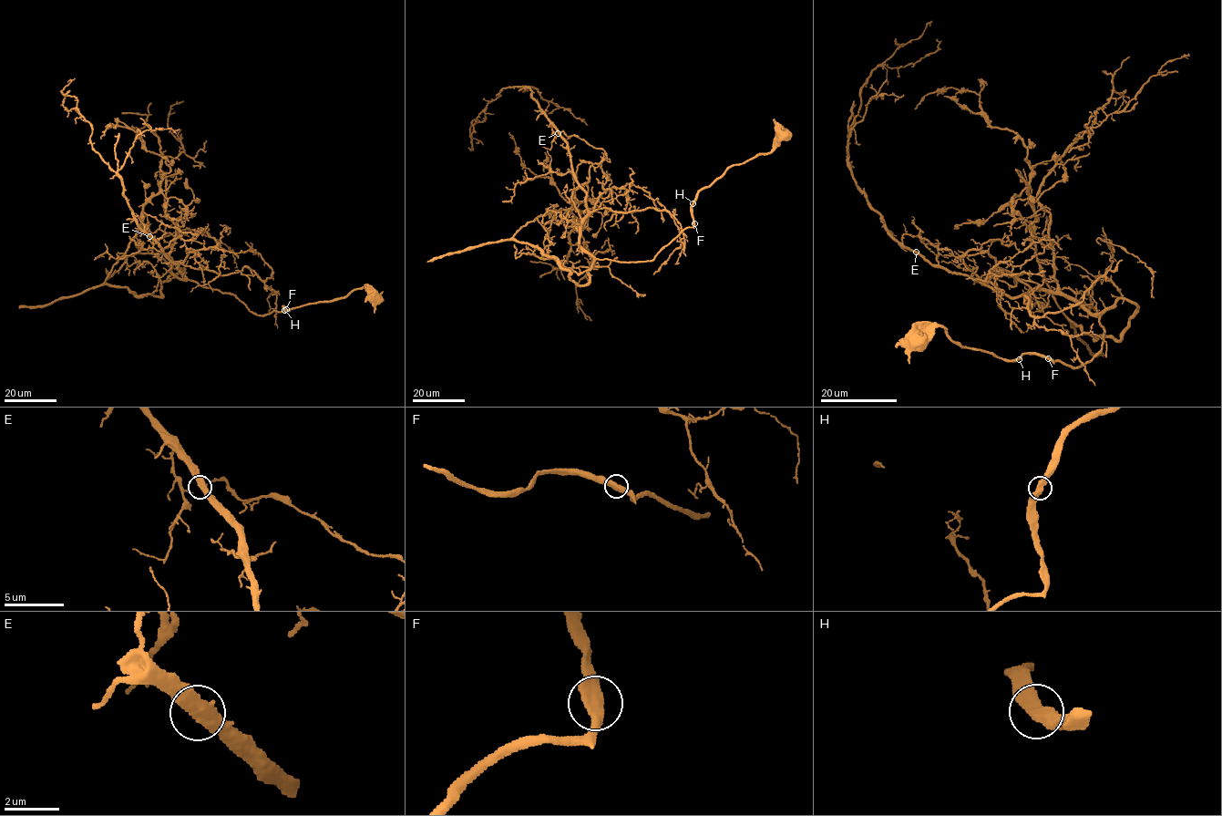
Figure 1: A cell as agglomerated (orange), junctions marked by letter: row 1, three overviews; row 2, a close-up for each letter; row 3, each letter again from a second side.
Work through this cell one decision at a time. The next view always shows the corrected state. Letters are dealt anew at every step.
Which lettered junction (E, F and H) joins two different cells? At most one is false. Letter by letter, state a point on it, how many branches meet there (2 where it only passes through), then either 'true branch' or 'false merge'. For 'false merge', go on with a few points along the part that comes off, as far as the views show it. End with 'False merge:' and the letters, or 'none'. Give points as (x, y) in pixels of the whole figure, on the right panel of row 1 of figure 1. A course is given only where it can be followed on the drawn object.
E: (916, 252) | 2 | true branch
F: (1048, 358) | 2 | true branch
H: (1019, 359) | 2 | true branch
False merge: none

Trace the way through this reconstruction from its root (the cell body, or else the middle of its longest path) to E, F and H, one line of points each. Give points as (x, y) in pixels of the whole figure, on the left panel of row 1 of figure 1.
E: (373, 297), (362, 287), (333, 301), (256, 315), (233, 294), (179, 280), (171, 271), (179, 263), (149, 236)
F: (373, 297), (366, 287), (362, 287), (333, 301), (308, 304), (289, 310), (283, 305), (286, 309)
H: (373, 297), (366, 287), (362, 287), (333, 301), (284, 310)

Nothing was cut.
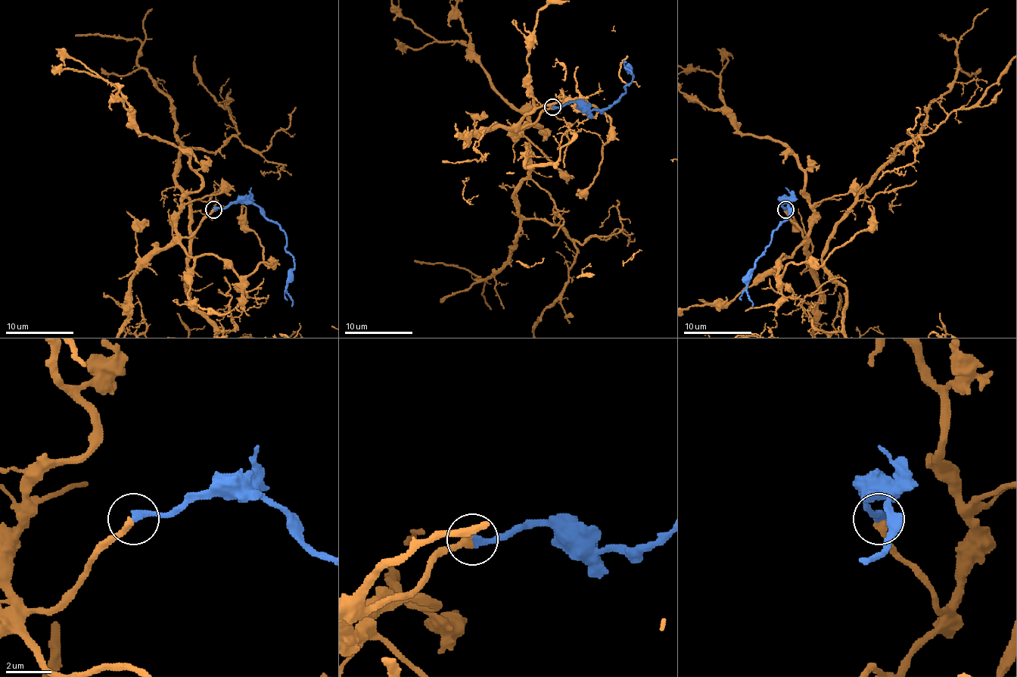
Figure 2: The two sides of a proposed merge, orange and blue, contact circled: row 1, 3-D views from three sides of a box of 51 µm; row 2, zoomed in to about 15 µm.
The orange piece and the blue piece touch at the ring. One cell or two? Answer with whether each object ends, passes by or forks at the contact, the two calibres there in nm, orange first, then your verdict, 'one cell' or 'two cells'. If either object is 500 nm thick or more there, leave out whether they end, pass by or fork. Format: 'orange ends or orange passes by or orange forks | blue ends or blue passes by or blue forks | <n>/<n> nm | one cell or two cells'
orange ends | blue ends | 320/360 nm | one cell

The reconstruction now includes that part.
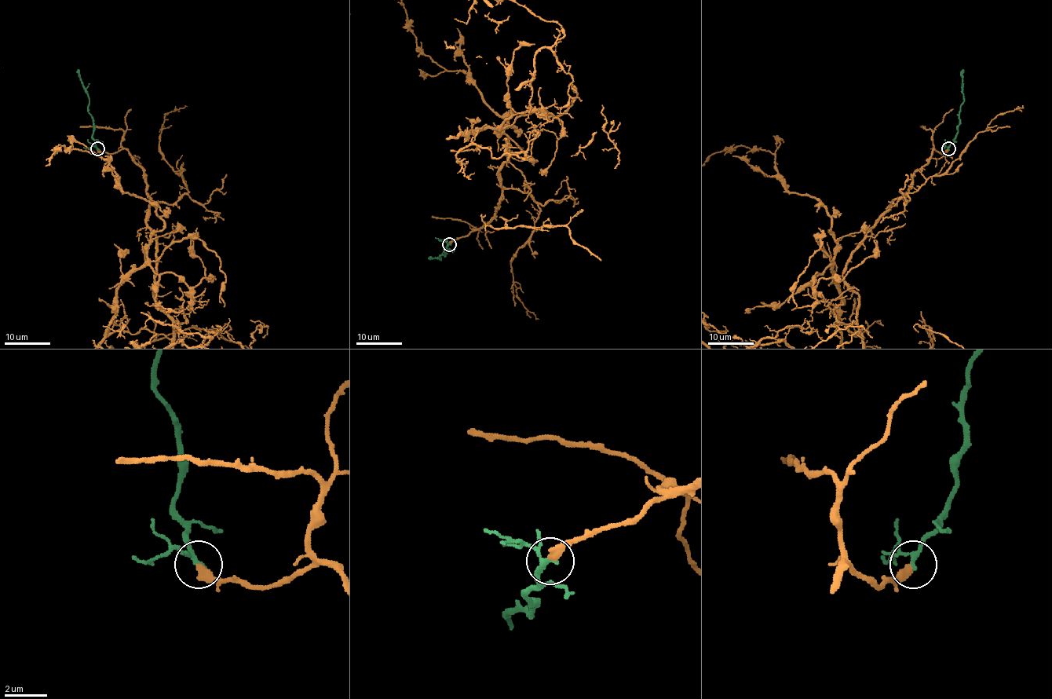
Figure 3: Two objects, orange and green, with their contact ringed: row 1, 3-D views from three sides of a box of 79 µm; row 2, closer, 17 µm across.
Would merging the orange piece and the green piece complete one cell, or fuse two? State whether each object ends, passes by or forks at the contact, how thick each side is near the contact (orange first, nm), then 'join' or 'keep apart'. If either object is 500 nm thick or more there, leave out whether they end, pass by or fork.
orange ends there; green passes by; 420 nm thick on the orange side, 190 nm on the other; join

